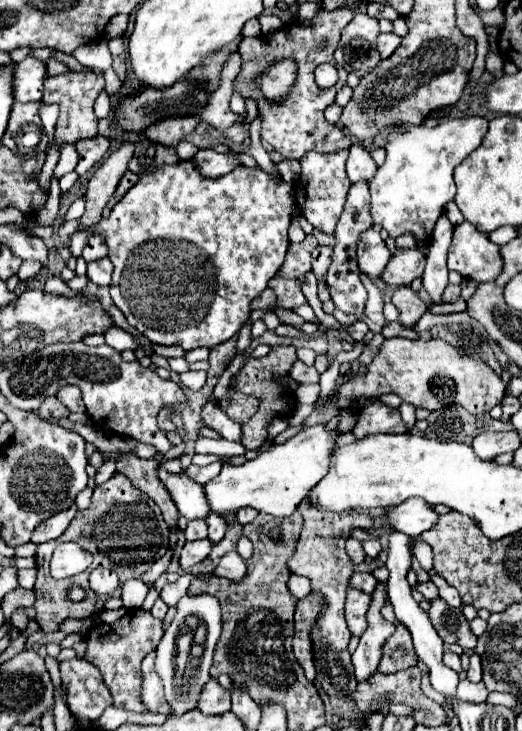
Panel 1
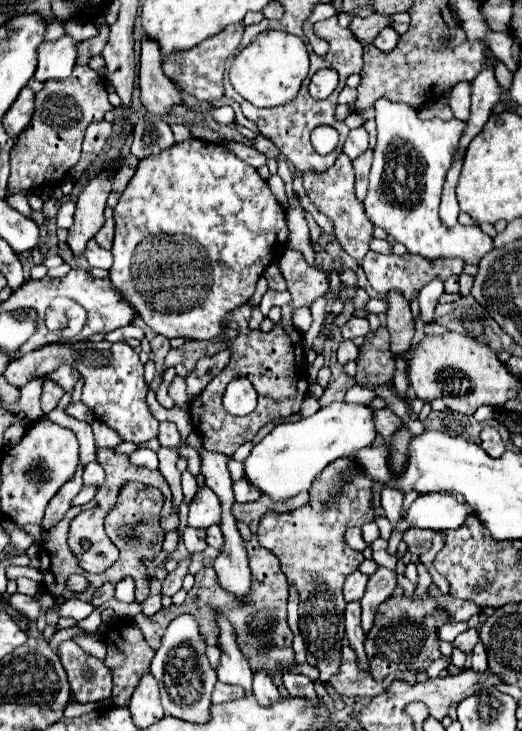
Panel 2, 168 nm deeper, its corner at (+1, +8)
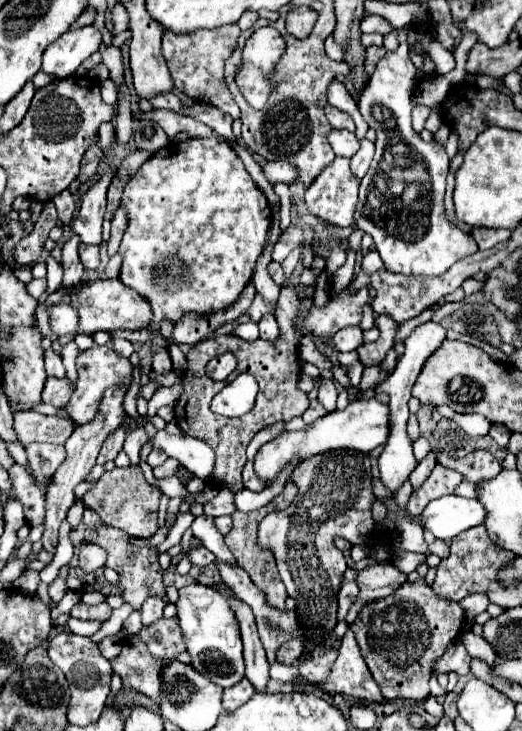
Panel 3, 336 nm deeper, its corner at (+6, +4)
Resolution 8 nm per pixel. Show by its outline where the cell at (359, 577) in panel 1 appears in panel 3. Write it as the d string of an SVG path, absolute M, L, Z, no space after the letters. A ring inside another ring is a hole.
M342 582L340 592L338 592L338 620L346 618L356 596L358 596L358 584L356 582Z

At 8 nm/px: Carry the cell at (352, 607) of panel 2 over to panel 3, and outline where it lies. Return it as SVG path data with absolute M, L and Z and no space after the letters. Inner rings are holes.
M350 630L342 638L340 654L330 670L328 680L324 684L318 684L318 688L326 692L338 692L344 696L360 698L362 702L384 700L378 684L374 684L374 678L370 676L370 670L366 668L366 662L362 660L360 648Z

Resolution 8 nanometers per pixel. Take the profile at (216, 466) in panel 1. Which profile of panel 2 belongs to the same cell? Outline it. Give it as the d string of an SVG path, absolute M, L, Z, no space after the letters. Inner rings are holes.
M185 470L185 472L183 472L183 496L185 496L187 506L189 506L191 500L195 498L195 492L197 492L197 482L195 482L195 478Z

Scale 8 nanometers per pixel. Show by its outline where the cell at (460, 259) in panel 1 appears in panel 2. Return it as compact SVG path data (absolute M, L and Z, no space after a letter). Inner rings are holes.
M379 98L375 102L375 122L377 146L365 196L365 214L369 222L383 228L411 254L419 254L429 260L461 258L467 264L479 264L479 260L493 250L493 240L481 232L479 226L455 224L453 228L447 228L439 218L443 182L465 130L465 122L421 120L417 110L409 104L391 102L387 98Z

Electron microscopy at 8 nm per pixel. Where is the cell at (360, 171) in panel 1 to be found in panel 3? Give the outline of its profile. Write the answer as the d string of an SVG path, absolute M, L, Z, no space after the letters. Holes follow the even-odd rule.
M334 130L328 134L328 142L336 156L352 158L358 152L358 138L348 130Z

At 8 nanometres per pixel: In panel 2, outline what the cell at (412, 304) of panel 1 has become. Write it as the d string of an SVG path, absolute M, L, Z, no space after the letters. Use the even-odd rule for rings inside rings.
M389 292L387 294L387 330L391 334L391 344L389 350L399 356L411 348L411 338L415 332L413 326L413 316L407 300L399 296L399 292Z

